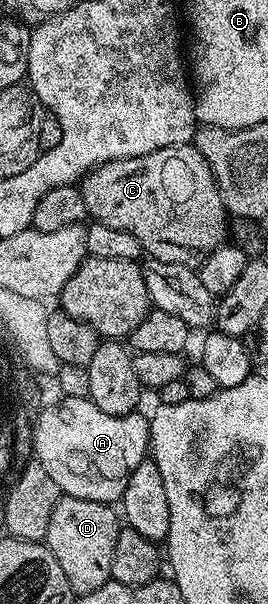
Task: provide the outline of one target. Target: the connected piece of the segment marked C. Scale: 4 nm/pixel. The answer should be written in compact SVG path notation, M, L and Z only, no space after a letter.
M194 144L171 146L142 156L107 162L88 171L78 189L85 211L95 221L115 230L130 232L148 258L156 258L160 262L183 262L196 268L206 255L214 252L214 248L225 245L230 215L224 207L208 161Z

